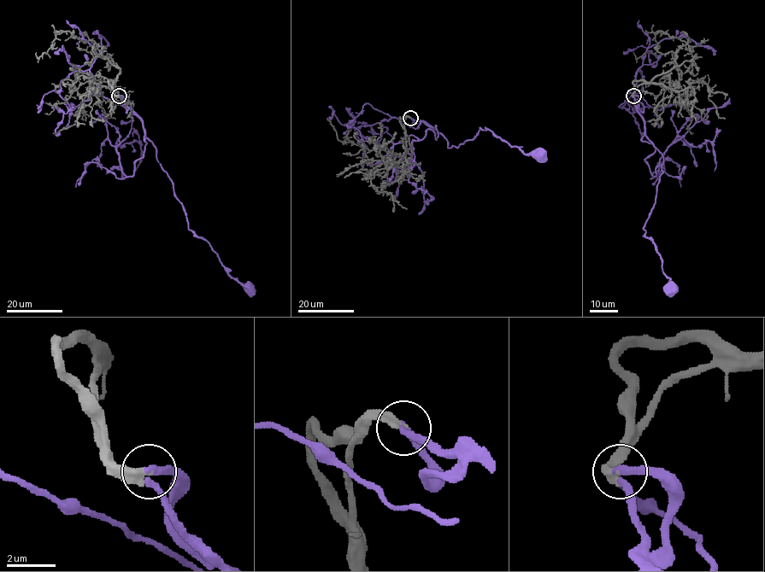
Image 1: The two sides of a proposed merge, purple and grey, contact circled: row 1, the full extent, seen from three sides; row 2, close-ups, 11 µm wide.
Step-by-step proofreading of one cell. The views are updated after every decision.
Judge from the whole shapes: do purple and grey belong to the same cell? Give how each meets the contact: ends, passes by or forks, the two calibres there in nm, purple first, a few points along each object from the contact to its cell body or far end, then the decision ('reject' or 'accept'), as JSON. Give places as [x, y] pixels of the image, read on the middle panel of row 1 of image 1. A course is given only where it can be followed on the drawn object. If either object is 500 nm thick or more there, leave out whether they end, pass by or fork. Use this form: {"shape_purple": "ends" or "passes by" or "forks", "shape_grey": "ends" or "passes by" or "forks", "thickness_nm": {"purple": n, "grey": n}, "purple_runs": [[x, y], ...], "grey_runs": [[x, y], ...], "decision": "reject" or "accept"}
{"shape_purple": "passes by", "shape_grey": "ends", "thickness_nm": {"purple": 280, "grey": 360}, "purple_runs": [[410, 117], [435, 129], [446, 139], [448, 148], [471, 140], [479, 128], [489, 129], [526, 154], [540, 156]], "grey_runs": [[410, 117], [404, 133], [411, 155], [379, 173], [361, 146], [338, 139], [327, 117]], "decision": "accept"}

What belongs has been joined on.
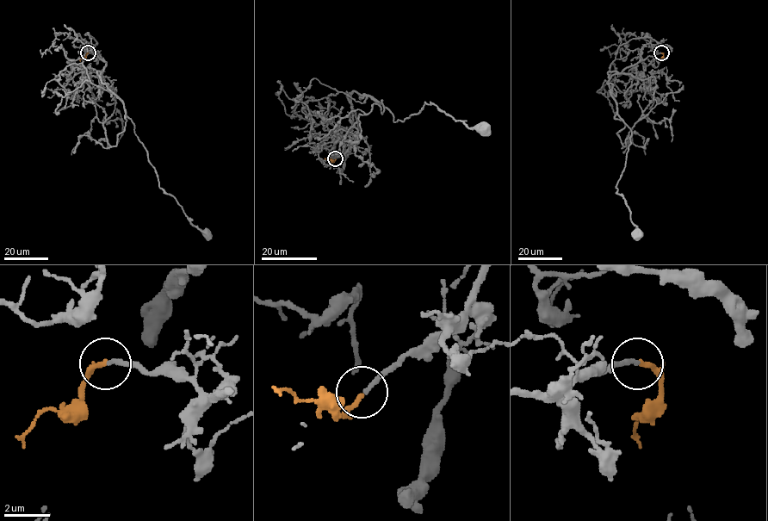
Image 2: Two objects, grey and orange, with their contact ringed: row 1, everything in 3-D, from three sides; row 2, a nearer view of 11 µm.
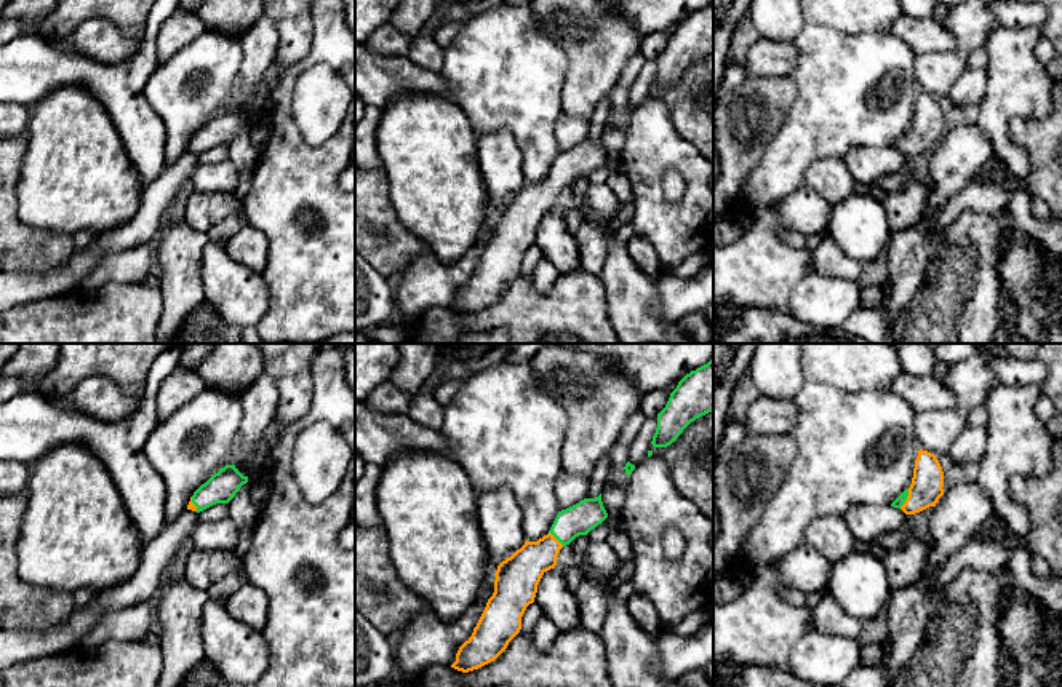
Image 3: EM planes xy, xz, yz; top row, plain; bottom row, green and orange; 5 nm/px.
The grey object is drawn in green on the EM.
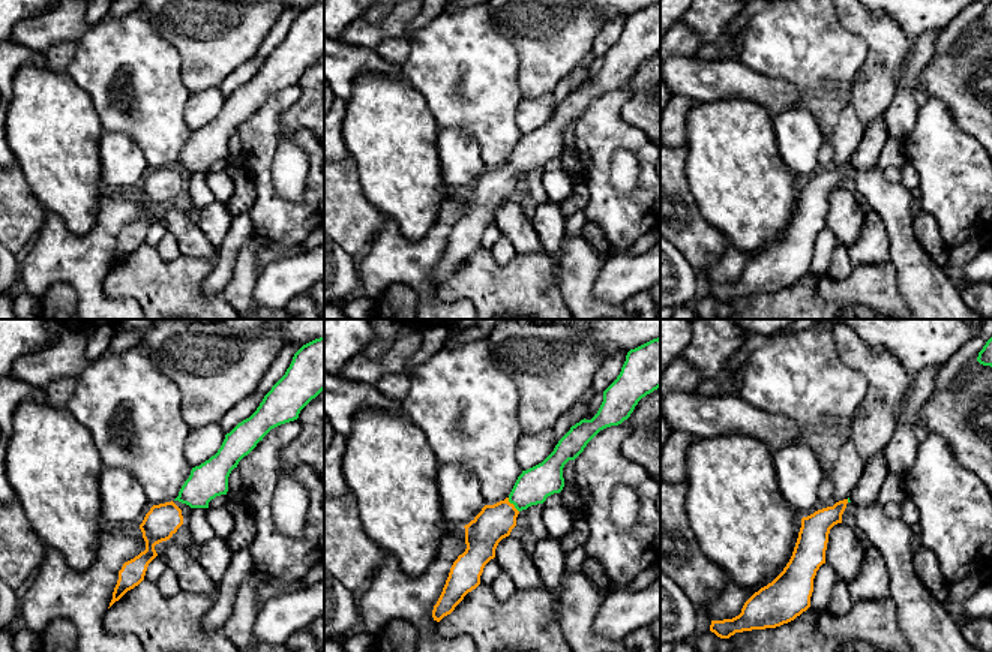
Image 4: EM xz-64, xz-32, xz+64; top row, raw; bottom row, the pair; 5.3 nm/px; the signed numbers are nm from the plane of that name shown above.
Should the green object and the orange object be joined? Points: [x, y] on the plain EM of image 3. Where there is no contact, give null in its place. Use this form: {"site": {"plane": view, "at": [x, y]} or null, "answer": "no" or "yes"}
{"site": {"plane": "yz", "at": [906, 141]}, "answer": "yes"}

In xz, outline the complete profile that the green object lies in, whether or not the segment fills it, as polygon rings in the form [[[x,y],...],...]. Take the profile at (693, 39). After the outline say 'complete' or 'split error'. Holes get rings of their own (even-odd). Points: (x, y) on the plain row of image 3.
[[[713,0],[686,16],[657,56],[657,70],[651,86],[667,89],[696,61],[713,53]]] | complete

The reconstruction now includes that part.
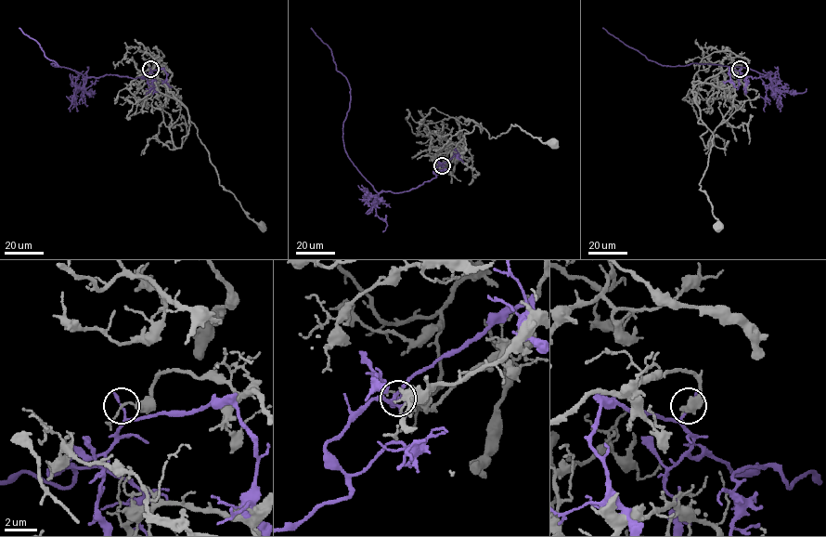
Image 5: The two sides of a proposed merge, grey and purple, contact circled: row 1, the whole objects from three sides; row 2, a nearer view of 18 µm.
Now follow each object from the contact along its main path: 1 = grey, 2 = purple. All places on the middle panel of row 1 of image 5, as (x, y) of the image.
1: (442, 165), (454, 160), (463, 144), (460, 116), (480, 124), (489, 138), (505, 133), (511, 124), (553, 144)
2: (442, 165), (417, 188), (377, 191), (344, 148), (349, 84), (311, 28)

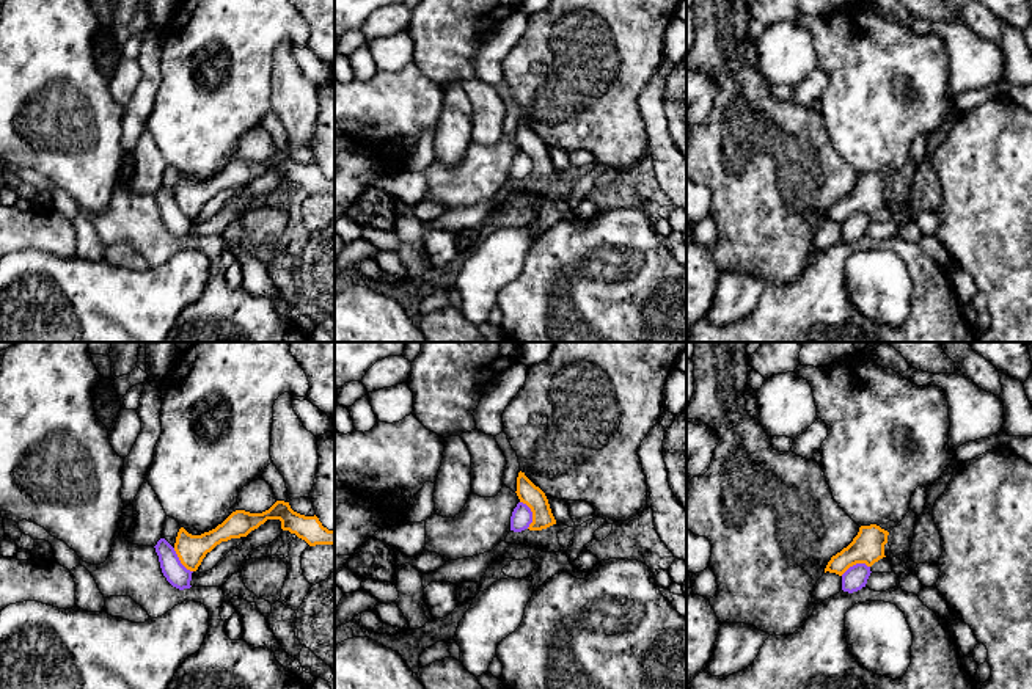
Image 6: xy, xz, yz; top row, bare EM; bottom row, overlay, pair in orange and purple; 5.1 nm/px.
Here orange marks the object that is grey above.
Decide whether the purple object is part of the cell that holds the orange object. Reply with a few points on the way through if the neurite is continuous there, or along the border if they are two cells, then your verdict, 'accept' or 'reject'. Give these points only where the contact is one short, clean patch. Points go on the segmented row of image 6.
border xz (520, 501), (531, 512), (528, 528); reject

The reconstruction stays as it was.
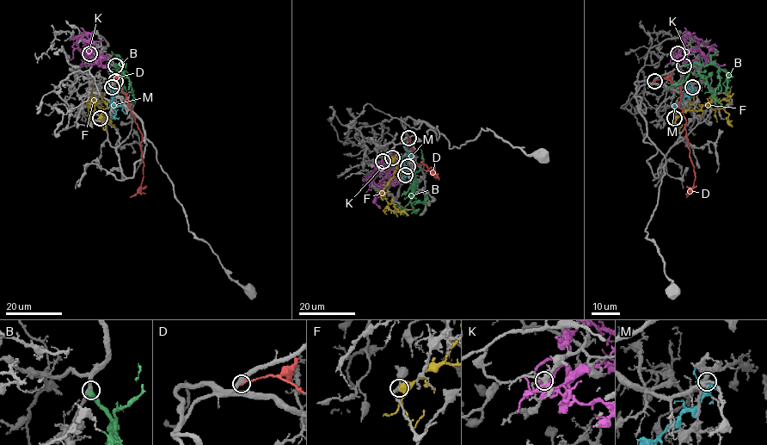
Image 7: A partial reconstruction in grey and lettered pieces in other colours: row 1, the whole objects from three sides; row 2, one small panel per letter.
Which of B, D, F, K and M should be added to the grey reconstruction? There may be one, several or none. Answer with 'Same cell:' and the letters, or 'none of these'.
Same cell: B

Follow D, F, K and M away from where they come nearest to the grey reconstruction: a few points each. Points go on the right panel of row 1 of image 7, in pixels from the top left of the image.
D: (654, 80), (666, 78), (680, 87), (682, 100), (678, 106), (686, 120), (684, 129), (695, 178), (686, 197)
F: (675, 117), (683, 112), (699, 110), (715, 98), (728, 114), (727, 123), (732, 126)
K: (678, 53), (684, 49), (683, 60), (695, 60), (703, 64), (709, 47), (712, 45), (716, 46)
M: (692, 87), (691, 92), (671, 111), (668, 119)

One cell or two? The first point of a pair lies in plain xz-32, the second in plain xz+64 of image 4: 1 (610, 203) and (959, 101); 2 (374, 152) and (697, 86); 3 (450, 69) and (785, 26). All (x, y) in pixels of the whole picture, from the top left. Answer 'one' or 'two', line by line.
1: two
2: two
3: one

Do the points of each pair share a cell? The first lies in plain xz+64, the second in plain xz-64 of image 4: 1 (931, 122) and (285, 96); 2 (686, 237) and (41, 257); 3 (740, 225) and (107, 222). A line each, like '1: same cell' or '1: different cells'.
1: same cell
2: different cells
3: different cells

